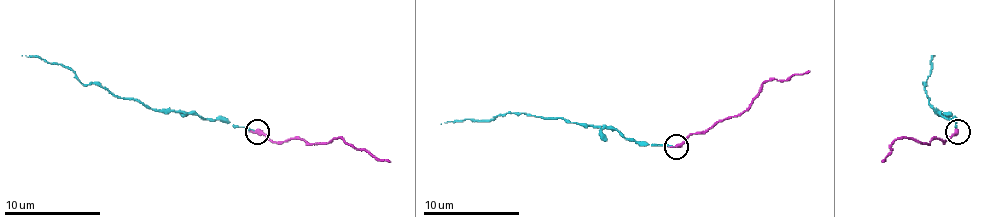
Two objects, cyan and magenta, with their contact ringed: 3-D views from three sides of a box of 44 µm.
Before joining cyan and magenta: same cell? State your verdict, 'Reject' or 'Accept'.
Reject

